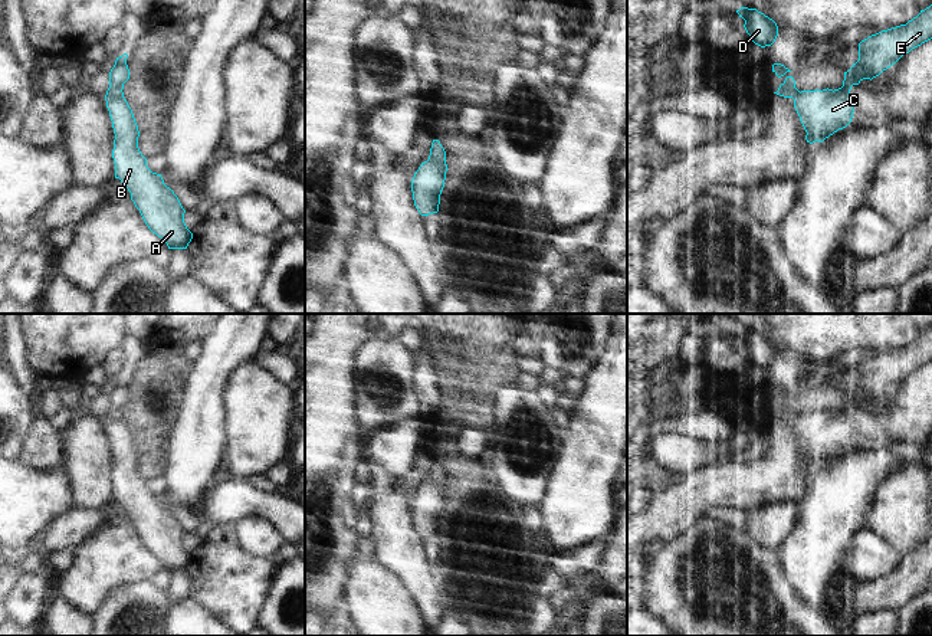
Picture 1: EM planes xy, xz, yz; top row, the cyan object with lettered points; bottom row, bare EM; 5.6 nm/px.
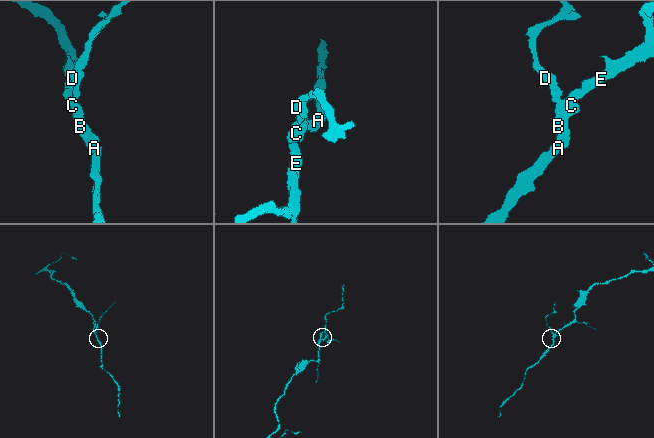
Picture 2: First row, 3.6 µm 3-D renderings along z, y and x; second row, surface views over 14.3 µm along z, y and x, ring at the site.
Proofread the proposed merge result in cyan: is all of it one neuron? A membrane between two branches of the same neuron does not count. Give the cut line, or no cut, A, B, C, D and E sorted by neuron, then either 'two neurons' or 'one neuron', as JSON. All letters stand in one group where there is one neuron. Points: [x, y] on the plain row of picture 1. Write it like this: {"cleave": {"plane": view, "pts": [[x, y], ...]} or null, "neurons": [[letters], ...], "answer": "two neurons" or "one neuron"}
{"cleave": {"plane": "xy", "pts": [[107, 416], [122, 419]]}, "neurons": [["A", "B", "C", "E"], ["D"]], "answer": "two neurons"}

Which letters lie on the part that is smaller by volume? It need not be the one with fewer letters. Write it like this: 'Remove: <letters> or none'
Remove: D

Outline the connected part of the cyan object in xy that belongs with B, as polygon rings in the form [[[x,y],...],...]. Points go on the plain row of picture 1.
[[[105,417],[115,456],[112,481],[115,501],[131,515],[148,551],[161,560],[168,571],[187,571],[193,555],[184,545],[178,519],[164,506],[161,496],[152,495],[138,471],[138,448],[127,422]]]

